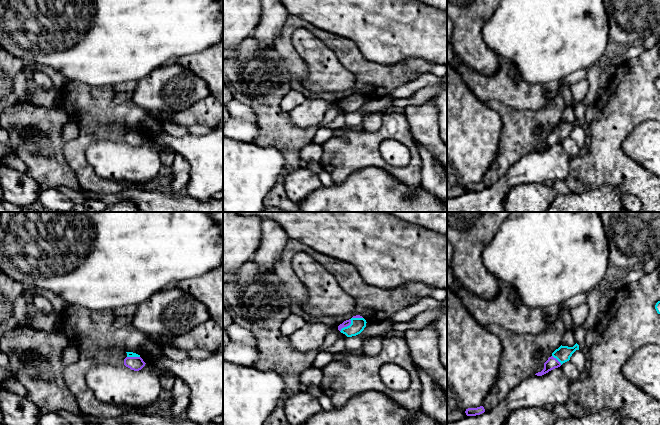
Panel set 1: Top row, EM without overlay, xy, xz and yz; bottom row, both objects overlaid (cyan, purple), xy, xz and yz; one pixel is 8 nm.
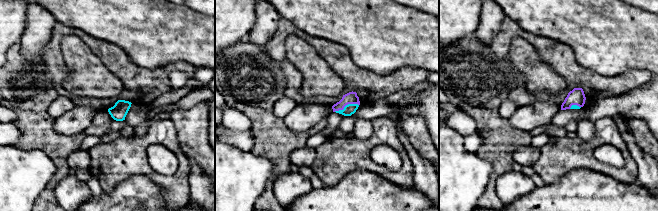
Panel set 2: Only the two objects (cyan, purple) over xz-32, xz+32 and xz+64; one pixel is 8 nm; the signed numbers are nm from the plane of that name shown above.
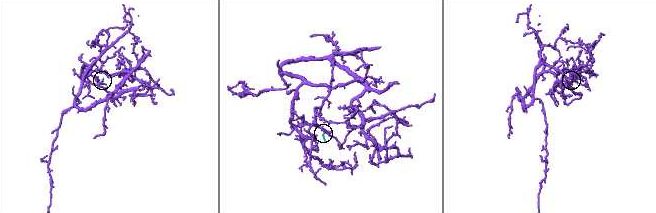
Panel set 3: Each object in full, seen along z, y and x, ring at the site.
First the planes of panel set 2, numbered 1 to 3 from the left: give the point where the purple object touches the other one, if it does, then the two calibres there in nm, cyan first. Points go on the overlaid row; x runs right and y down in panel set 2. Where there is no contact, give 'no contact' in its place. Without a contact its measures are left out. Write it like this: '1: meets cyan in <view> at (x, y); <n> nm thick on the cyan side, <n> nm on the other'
1: no contact
2: meets cyan in xz+32 at (346, 105); 90 nm thick on the cyan side, 100 nm on the other
3: meets cyan in xz+64 at (574, 105); 30 nm thick on the cyan side, 130 nm on the other

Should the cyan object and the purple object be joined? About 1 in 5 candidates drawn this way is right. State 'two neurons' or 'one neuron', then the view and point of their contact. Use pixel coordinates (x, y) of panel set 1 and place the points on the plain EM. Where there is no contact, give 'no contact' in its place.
one neuron; meets cyan in xz at (347, 102)

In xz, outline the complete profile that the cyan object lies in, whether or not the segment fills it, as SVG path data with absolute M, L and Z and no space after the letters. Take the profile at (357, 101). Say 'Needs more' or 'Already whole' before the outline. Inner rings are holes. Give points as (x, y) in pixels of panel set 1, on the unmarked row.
Needs more. M356 91L340 100L338 106L347 113L352 113L360 110L366 103L366 99L362 92Z

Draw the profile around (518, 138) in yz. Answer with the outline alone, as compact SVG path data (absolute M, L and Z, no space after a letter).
M562 87L556 93L555 98L547 106L536 111L516 110L500 101L488 101L486 104L489 108L497 112L502 120L502 132L497 156L482 179L485 187L490 187L523 156L534 152L536 149L541 148L544 145L544 138L541 134L536 133L536 129L540 125L550 125L552 129L558 125L561 122L566 103L564 101Z

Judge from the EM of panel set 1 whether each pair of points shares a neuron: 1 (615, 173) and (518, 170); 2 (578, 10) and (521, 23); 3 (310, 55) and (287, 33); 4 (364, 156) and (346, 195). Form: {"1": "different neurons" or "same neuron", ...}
{"1": "different neurons", "2": "same neuron", "3": "different neurons", "4": "different neurons"}

